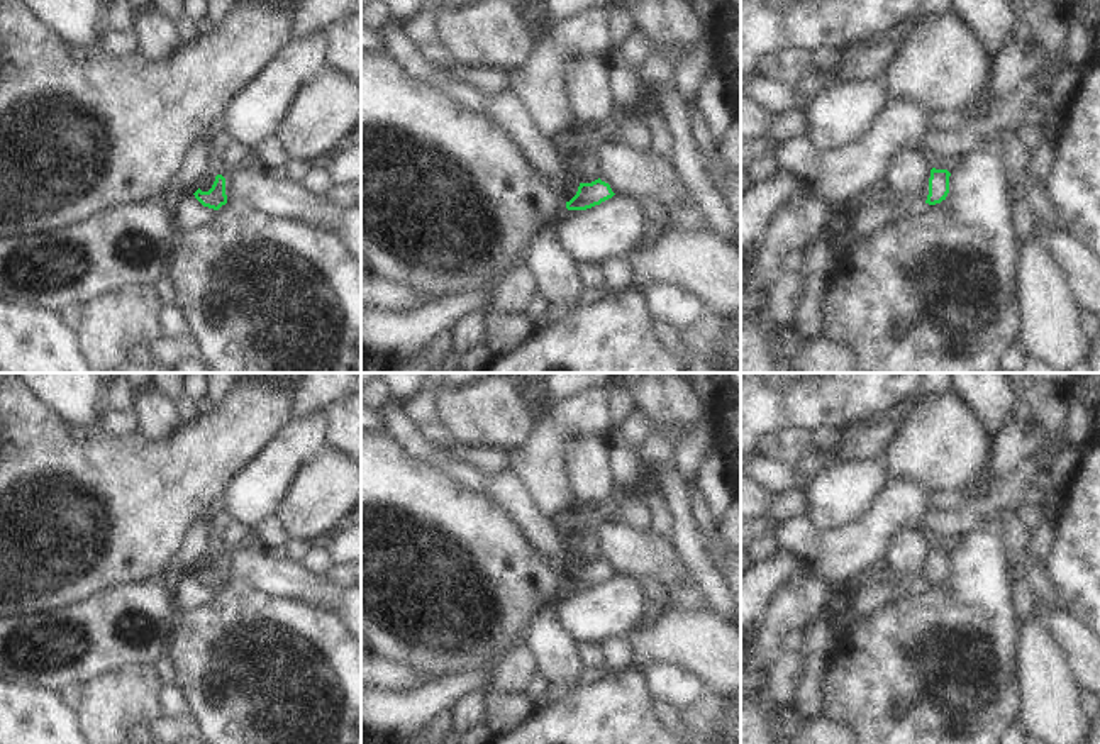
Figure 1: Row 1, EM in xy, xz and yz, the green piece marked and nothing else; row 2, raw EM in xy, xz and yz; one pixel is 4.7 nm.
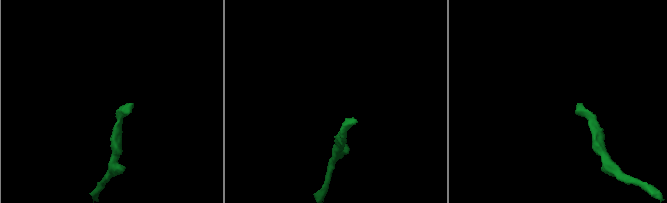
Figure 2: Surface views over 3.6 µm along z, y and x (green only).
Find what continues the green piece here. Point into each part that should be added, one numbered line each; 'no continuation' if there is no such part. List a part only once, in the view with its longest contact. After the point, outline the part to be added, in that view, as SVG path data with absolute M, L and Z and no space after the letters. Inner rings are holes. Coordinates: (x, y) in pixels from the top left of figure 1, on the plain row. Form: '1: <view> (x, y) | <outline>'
no continuation

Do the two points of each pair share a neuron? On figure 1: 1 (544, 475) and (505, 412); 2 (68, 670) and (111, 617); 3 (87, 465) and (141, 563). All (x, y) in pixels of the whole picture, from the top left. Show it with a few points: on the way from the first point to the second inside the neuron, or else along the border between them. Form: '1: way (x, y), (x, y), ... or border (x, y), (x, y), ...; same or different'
1: border (531, 429), (511, 449); different
2: way (70, 656), (97, 631); same
3: way (99, 488), (134, 539); same

